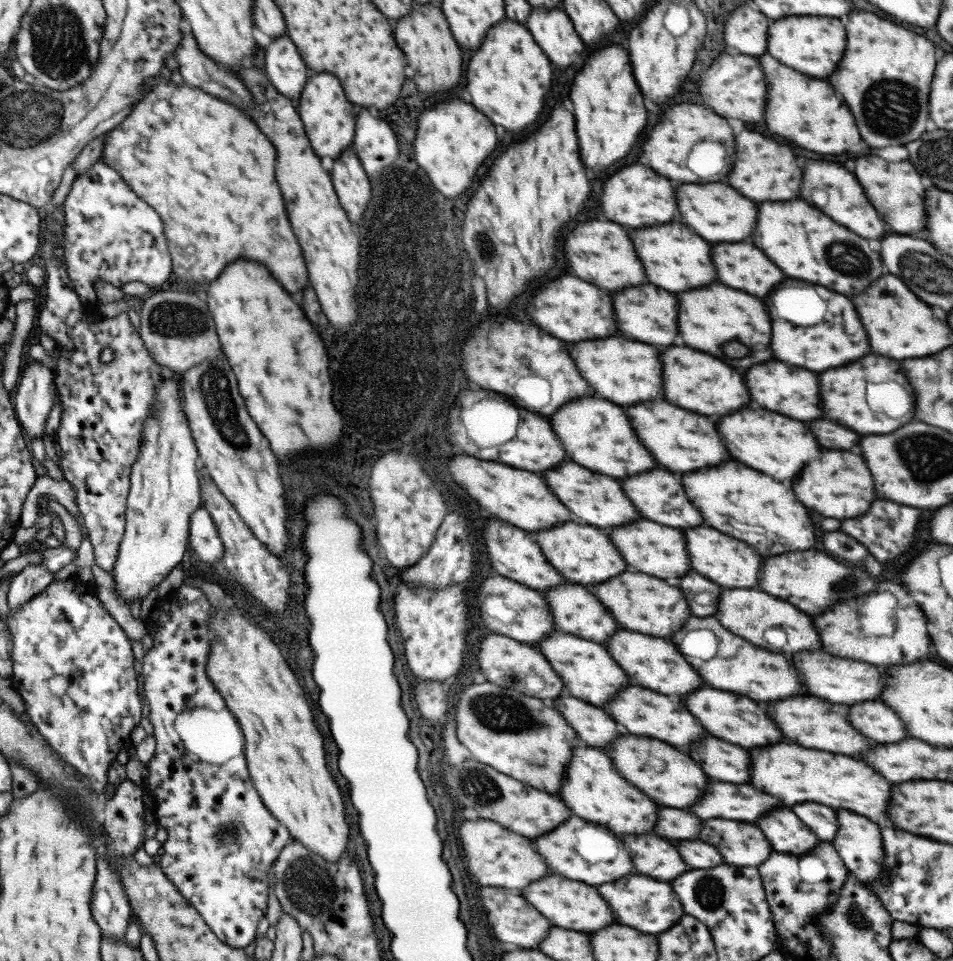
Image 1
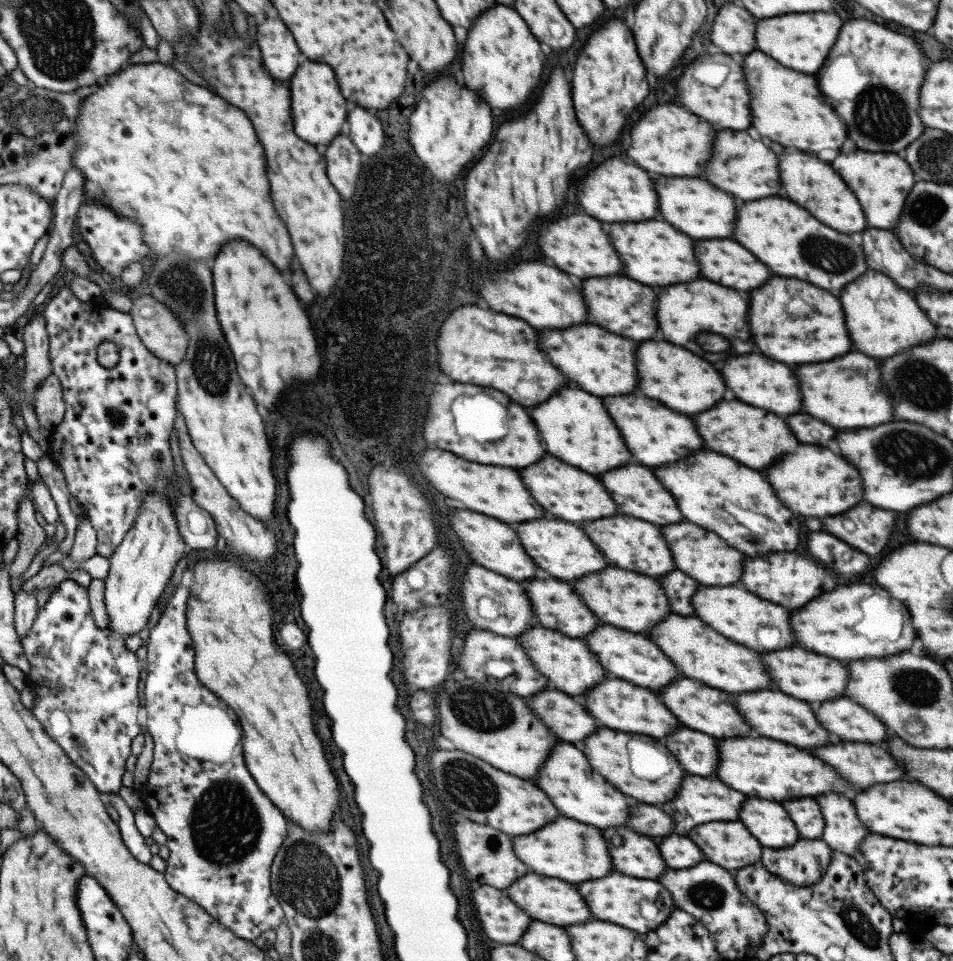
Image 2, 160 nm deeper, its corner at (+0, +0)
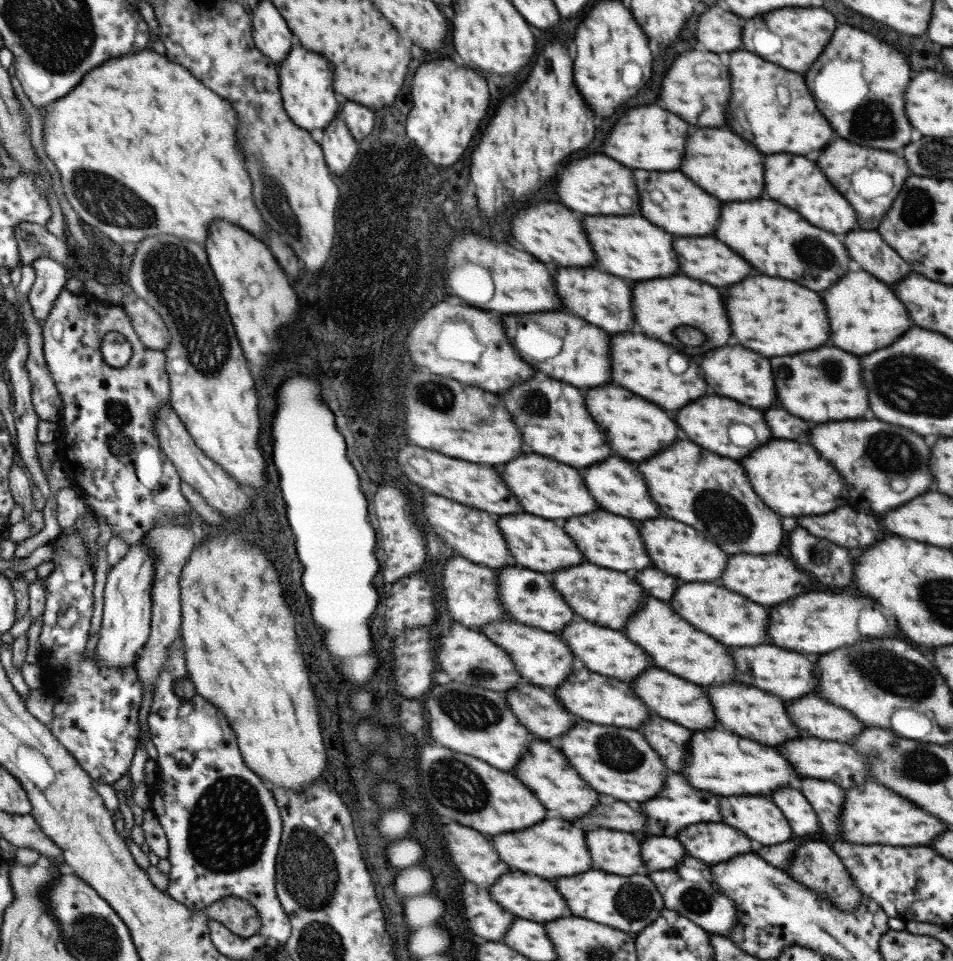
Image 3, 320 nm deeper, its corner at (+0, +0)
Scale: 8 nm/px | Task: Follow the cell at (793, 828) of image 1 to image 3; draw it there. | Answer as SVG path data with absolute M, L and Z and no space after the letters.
M727 796L719 798L721 822L735 826L749 840L771 846L789 840L791 830L777 806L763 796Z

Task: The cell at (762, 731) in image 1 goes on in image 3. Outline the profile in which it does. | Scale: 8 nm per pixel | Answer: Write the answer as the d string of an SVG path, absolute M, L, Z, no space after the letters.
M651 668L647 672L643 672L639 678L635 678L635 682L631 682L631 690L635 690L635 696L639 696L639 700L657 716L671 720L683 728L689 730L705 730L705 728L713 728L715 726L715 718L713 718L713 710L701 690L701 686L695 686L691 682L685 682L669 672Z

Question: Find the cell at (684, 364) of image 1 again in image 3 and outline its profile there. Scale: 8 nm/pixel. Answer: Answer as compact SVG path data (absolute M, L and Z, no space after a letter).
M623 332L623 334L613 334L611 338L611 380L623 388L627 388L629 392L659 404L665 410L677 410L683 404L703 396L707 392L705 382L699 374L699 368L695 362L689 362L689 366L685 368L683 374L671 374L667 368L667 358L671 352L675 352L671 346L665 346L663 342L645 338L641 334L631 334L631 332Z

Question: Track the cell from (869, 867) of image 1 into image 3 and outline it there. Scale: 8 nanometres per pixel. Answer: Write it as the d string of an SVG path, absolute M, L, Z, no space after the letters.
M803 778L801 794L813 806L813 812L819 818L823 834L833 841L840 840L839 810L843 802L843 790L833 782Z

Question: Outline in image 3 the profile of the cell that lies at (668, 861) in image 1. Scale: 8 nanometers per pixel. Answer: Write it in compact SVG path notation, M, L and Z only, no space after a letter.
M597 828L585 832L585 838L593 870L605 870L619 876L648 876L649 871L643 868L639 858L639 840L631 834Z

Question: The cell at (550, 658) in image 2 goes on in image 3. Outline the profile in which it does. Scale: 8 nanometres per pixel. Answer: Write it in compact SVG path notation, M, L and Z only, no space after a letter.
M493 622L493 624L481 625L479 632L485 634L487 638L491 638L491 642L495 642L495 646L503 648L507 652L507 656L511 658L515 670L521 674L521 678L525 678L531 684L555 688L571 672L573 656L567 650L567 646L553 634L547 634L543 630L535 630L529 626L513 624L513 622Z

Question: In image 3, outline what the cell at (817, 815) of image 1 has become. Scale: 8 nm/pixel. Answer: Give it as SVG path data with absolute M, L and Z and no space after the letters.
M781 786L779 790L771 792L771 802L779 806L795 834L806 836L817 830L817 816L813 814L809 802L797 790Z

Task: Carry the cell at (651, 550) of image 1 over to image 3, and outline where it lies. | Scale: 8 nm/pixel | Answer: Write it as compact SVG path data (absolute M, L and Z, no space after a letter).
M593 510L583 516L571 516L563 522L563 530L567 530L567 536L577 544L577 550L589 560L591 564L611 568L611 570L641 570L649 566L649 558L645 556L643 544L637 534L637 522L629 518L621 518L617 514Z

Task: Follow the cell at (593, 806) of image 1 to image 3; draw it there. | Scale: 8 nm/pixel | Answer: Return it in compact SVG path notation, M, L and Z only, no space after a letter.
M531 742L531 746L527 746L527 754L519 758L519 766L515 766L513 774L515 778L519 778L519 782L523 782L523 786L527 786L527 790L531 790L537 796L543 808L557 810L561 812L563 818L569 818L569 820L579 818L597 804L595 790L591 790L577 776L575 770L567 764L567 760L557 752L557 748L545 742Z

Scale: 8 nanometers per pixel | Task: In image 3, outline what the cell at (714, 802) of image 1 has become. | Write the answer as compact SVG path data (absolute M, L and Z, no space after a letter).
M671 774L667 776L663 790L659 790L659 794L655 794L655 798L647 800L645 804L639 806L639 810L645 816L645 830L651 836L675 836L677 830L689 826L689 824L697 824L697 822L719 822L719 806L717 800L707 794L707 792L699 792L695 788L689 788L687 782L679 776L679 774Z

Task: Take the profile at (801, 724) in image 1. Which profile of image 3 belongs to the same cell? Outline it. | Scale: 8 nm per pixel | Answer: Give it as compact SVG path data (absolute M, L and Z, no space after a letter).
M721 684L721 686L709 686L707 688L707 698L715 710L715 720L725 728L731 730L743 738L751 738L755 742L763 742L769 746L781 744L785 740L797 738L799 732L797 728L789 722L785 714L785 704L771 696L765 694L757 688L745 688L745 686L735 686L735 684Z

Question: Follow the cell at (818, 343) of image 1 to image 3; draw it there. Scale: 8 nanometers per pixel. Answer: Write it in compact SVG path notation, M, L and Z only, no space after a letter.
M751 276L743 278L743 282L735 286L729 286L725 294L731 334L743 348L763 356L787 356L787 352L801 352L827 344L829 324L819 296L795 282Z

